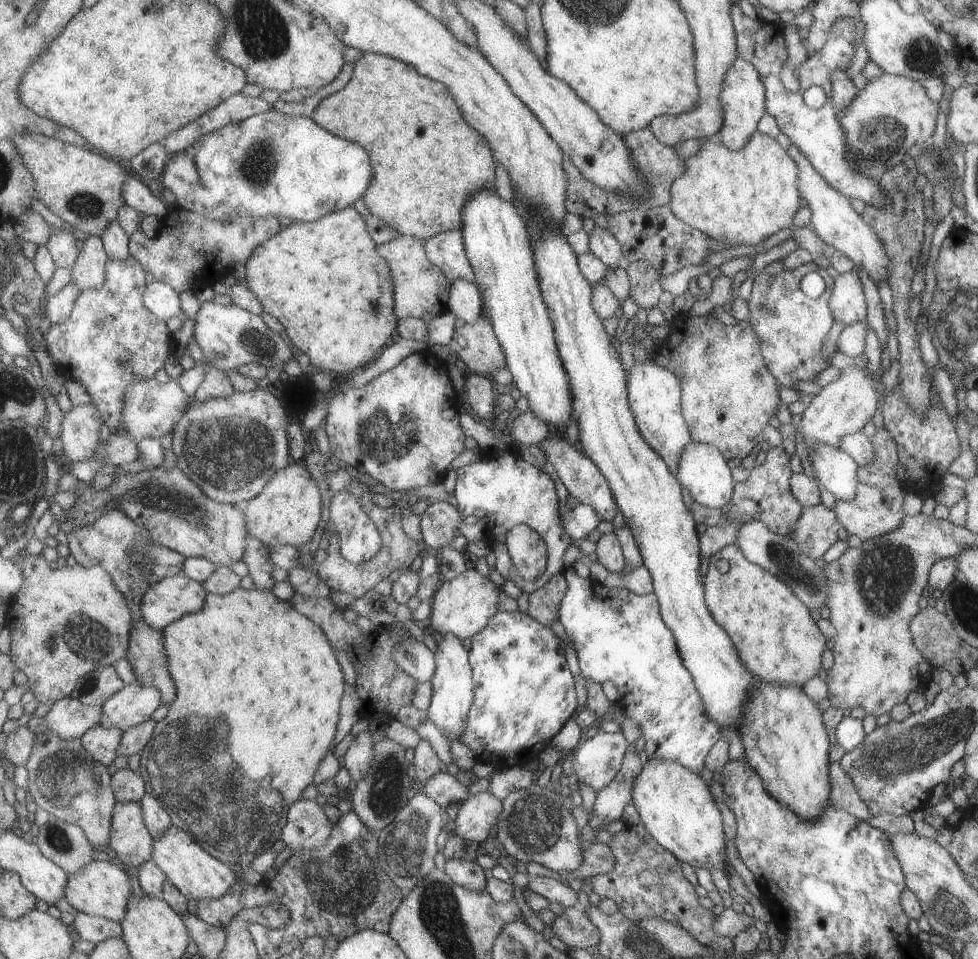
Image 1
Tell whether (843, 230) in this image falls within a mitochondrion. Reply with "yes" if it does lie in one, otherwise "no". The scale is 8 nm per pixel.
no

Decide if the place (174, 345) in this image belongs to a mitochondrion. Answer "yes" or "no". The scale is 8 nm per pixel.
no

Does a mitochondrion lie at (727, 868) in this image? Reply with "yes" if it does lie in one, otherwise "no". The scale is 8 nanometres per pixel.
no

